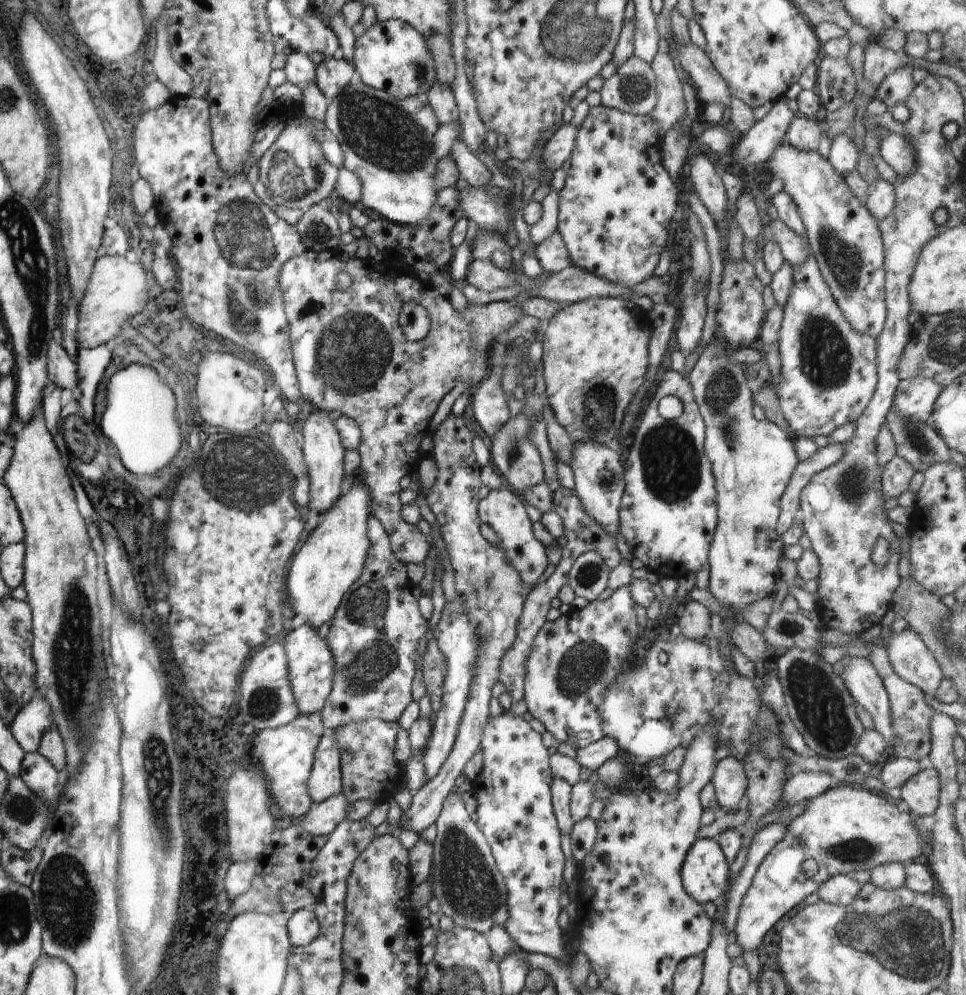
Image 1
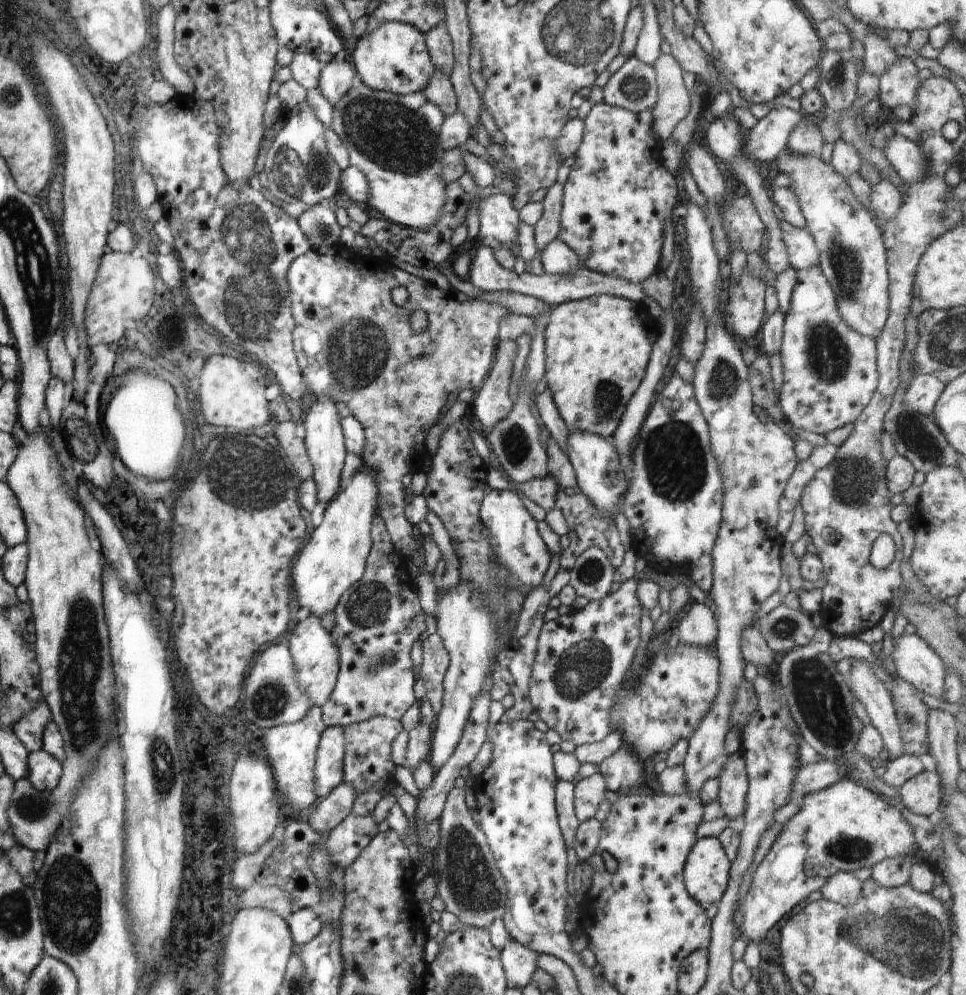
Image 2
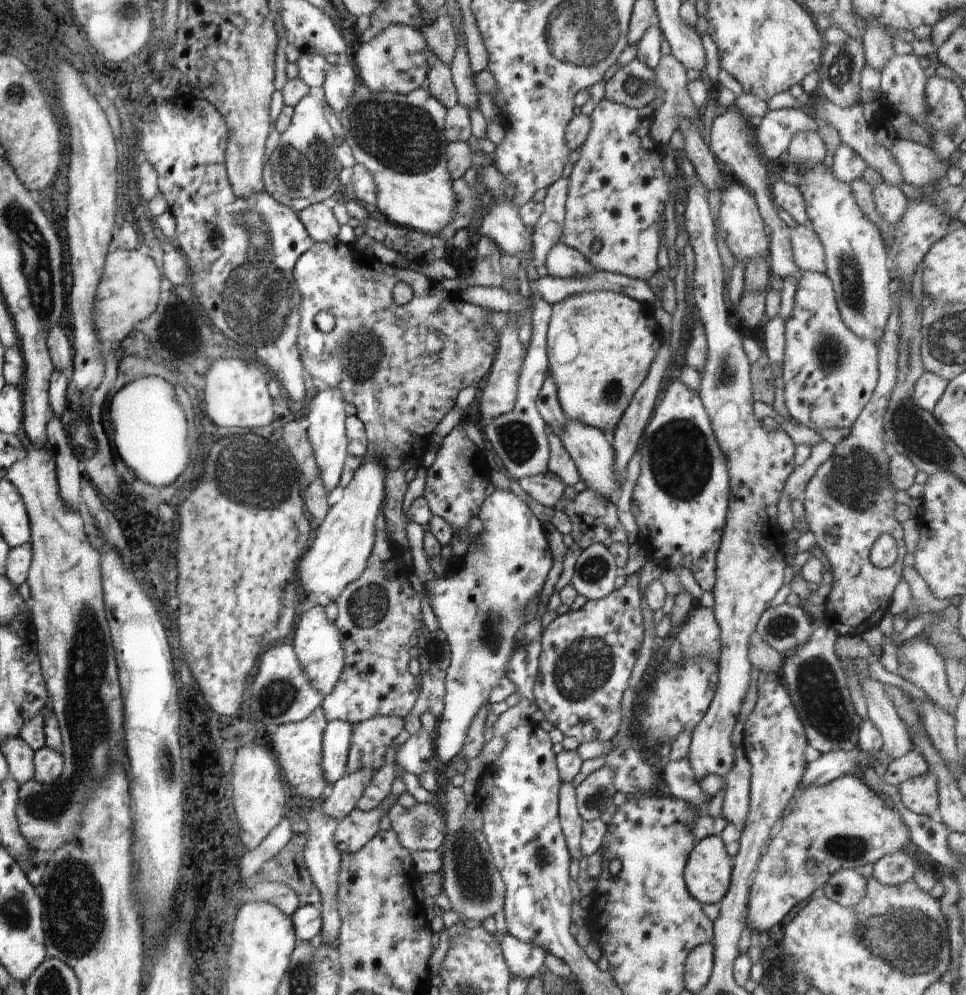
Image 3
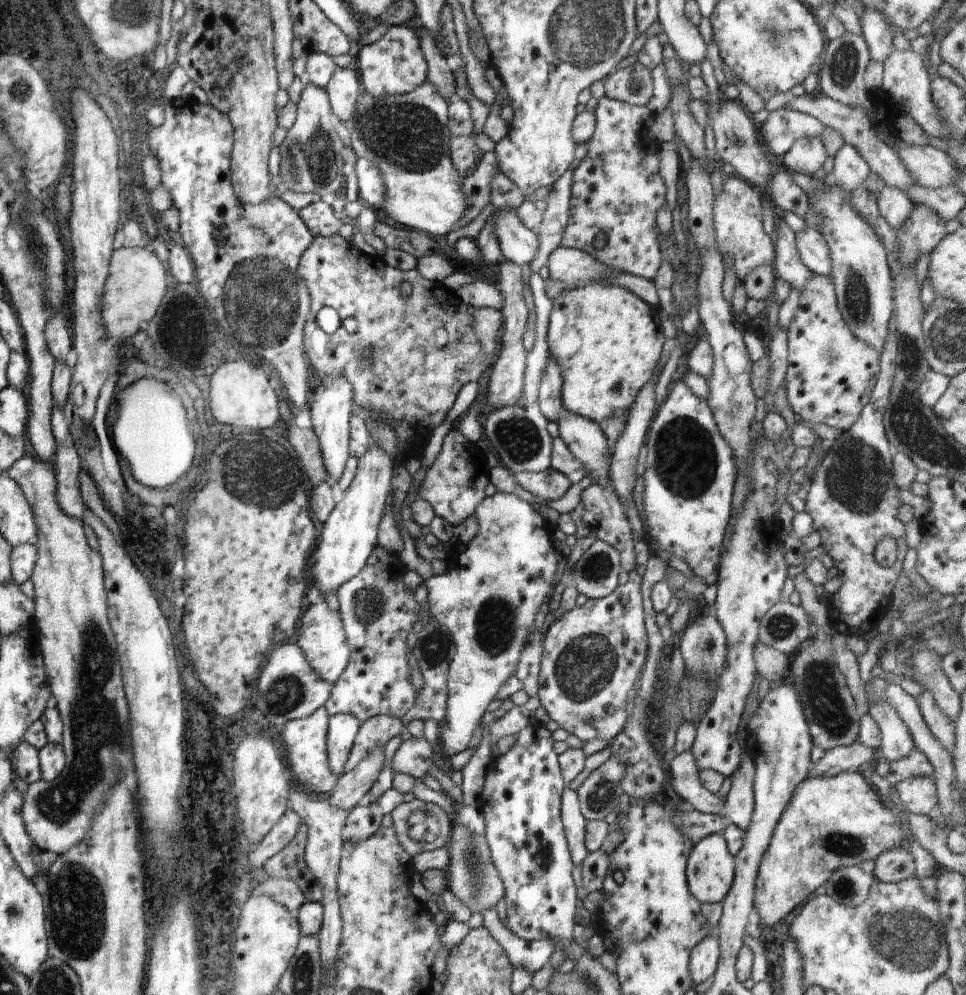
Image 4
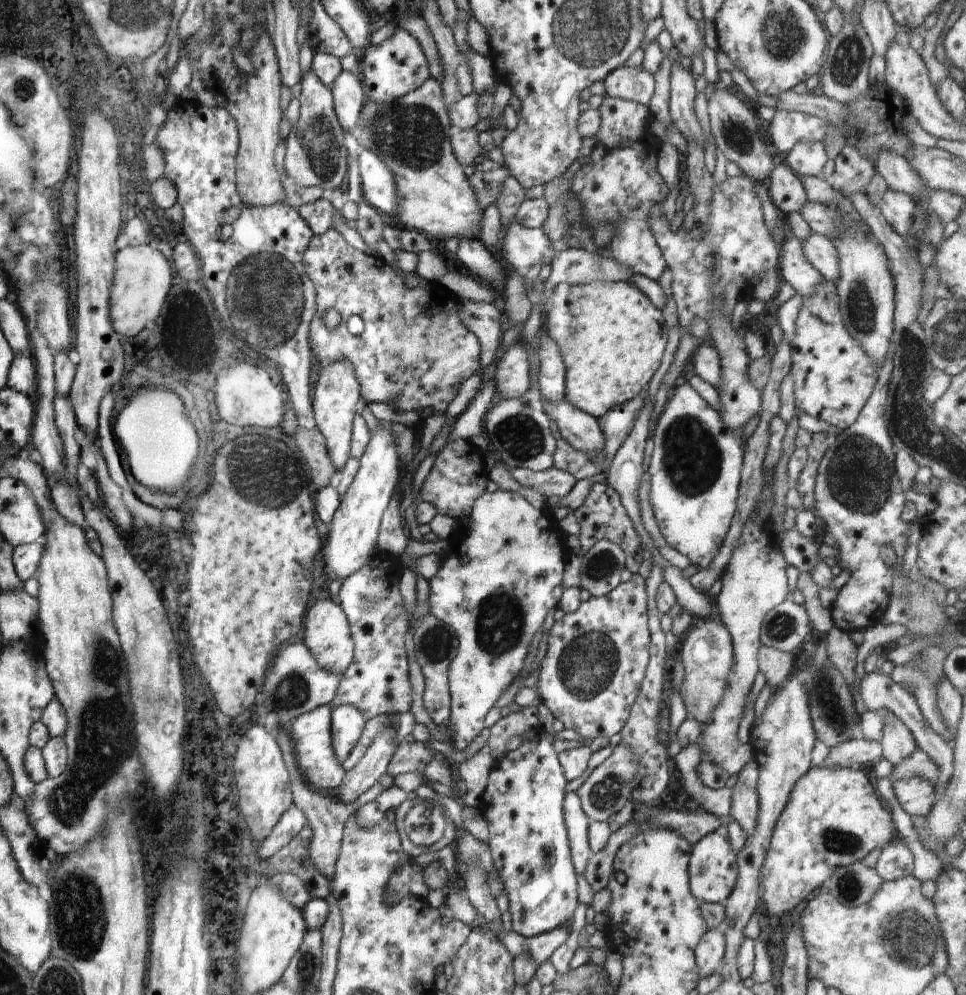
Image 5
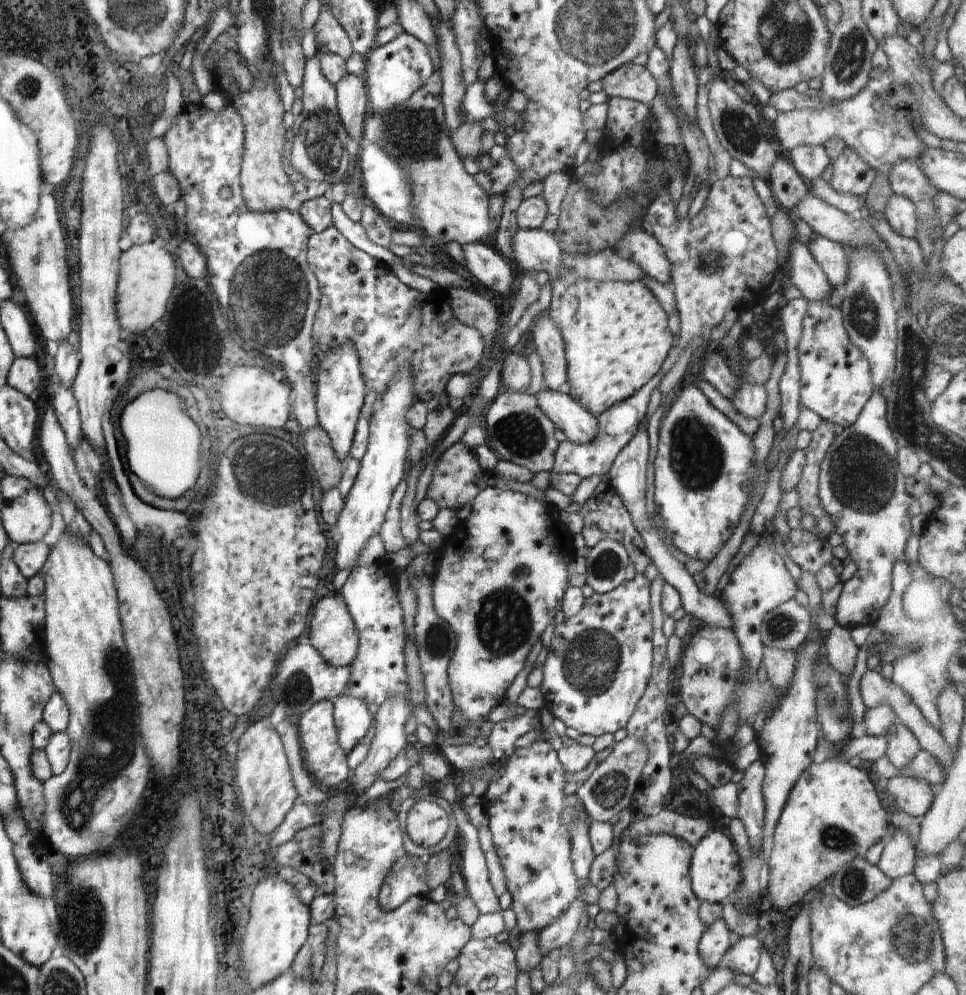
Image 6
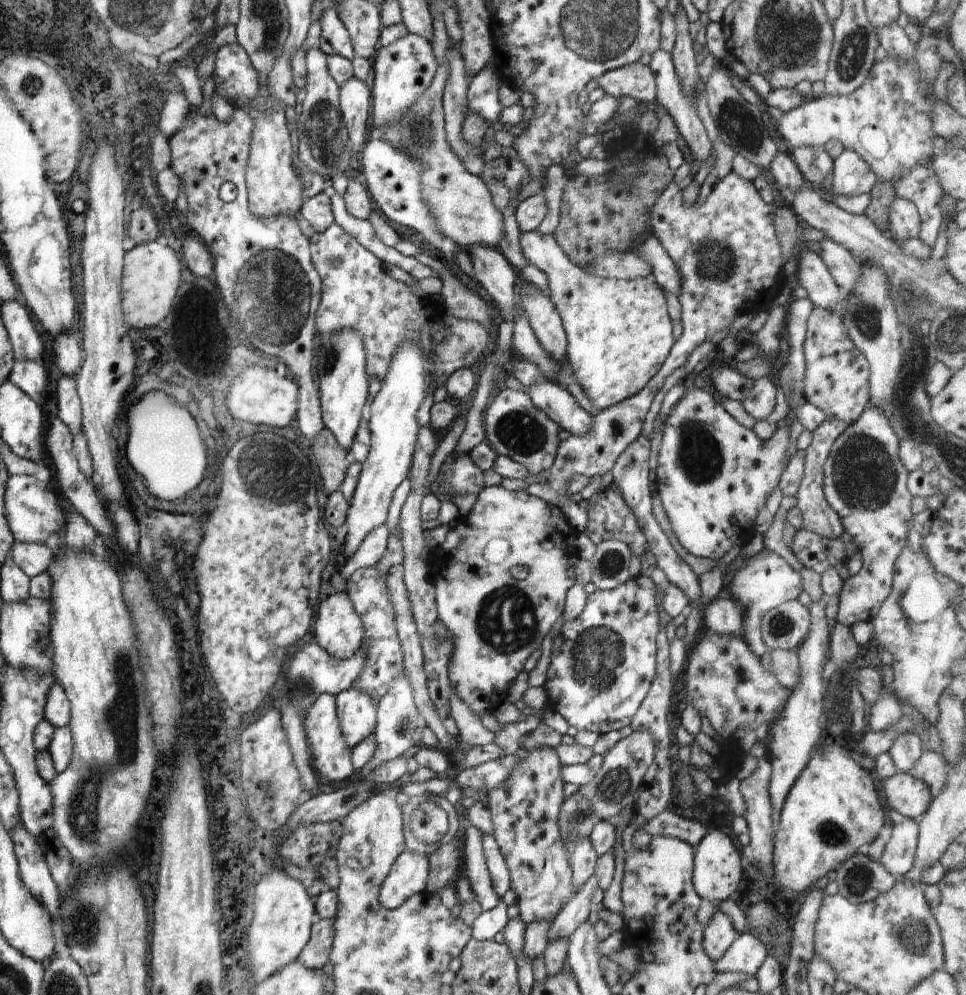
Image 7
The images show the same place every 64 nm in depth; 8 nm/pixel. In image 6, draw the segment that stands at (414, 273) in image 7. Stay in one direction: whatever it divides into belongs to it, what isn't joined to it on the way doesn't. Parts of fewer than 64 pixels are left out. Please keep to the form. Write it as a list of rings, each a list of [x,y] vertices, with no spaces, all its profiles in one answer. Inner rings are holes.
[[[333,199],[329,201],[330,204],[333,204],[333,226],[336,226],[336,230],[338,230],[352,246],[356,246],[357,250],[362,250],[366,252],[366,254],[370,254],[372,258],[382,261],[386,266],[394,264],[395,258],[400,259],[399,264],[404,266],[408,272],[427,277],[432,280],[432,282],[436,282],[436,284],[444,290],[447,290],[448,286],[452,286],[452,288],[468,288],[468,290],[474,291],[472,284],[470,284],[468,280],[464,280],[464,278],[461,278],[456,272],[452,272],[452,270],[426,268],[425,266],[412,263],[403,264],[402,258],[398,256],[395,257],[391,250],[374,244],[374,242],[368,238],[364,226],[362,226],[360,222],[350,220],[350,218],[344,214],[344,210],[342,210],[342,206],[338,202],[335,202]]]

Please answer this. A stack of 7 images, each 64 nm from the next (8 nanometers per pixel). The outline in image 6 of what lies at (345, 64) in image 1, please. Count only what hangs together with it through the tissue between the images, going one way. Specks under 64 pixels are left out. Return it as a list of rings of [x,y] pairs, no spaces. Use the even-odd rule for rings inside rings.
[[[354,53],[346,61],[348,74],[335,85],[338,115],[352,143],[361,143],[364,136],[364,118],[368,115],[368,90],[364,82],[365,58]]]

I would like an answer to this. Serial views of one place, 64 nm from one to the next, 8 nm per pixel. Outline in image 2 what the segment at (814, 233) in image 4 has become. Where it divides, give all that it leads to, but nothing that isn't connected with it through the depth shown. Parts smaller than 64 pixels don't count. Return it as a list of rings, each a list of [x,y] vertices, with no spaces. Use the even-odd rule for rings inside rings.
[[[785,220],[780,221],[780,228],[782,228],[782,240],[788,248],[788,260],[795,271],[810,266],[820,266],[820,252],[807,229],[791,226]]]

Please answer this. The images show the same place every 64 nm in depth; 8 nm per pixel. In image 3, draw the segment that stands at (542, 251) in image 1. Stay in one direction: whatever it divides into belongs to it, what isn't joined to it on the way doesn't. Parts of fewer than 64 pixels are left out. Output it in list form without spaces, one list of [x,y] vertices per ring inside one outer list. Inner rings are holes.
[[[562,242],[552,246],[546,256],[545,265],[549,276],[564,278],[564,280],[580,278],[584,274],[590,274],[590,270],[596,270],[584,254],[580,254],[578,250],[568,247]]]

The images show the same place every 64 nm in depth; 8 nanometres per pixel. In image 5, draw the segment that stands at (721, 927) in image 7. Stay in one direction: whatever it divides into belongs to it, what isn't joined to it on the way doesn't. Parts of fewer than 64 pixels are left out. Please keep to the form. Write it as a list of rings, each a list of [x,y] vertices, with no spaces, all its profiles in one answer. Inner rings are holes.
[[[710,928],[700,938],[700,943],[696,946],[696,968],[700,979],[712,976],[722,968],[724,954],[726,950],[726,934],[720,928]]]

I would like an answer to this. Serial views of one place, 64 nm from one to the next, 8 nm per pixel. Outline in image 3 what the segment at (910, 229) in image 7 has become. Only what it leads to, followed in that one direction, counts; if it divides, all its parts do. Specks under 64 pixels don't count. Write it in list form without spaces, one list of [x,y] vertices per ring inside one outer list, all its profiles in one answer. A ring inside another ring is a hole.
[[[878,184],[873,188],[873,198],[878,214],[890,226],[900,221],[908,206],[906,196],[898,186],[894,185]]]

